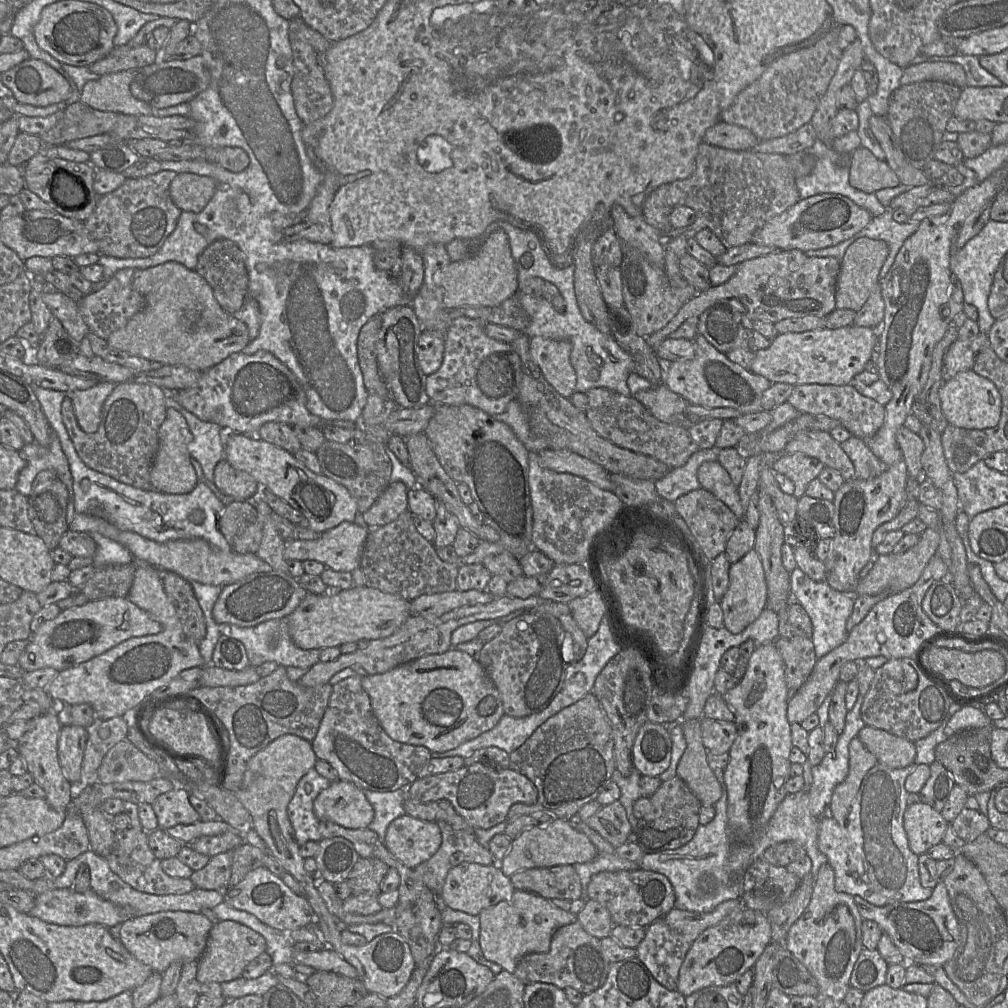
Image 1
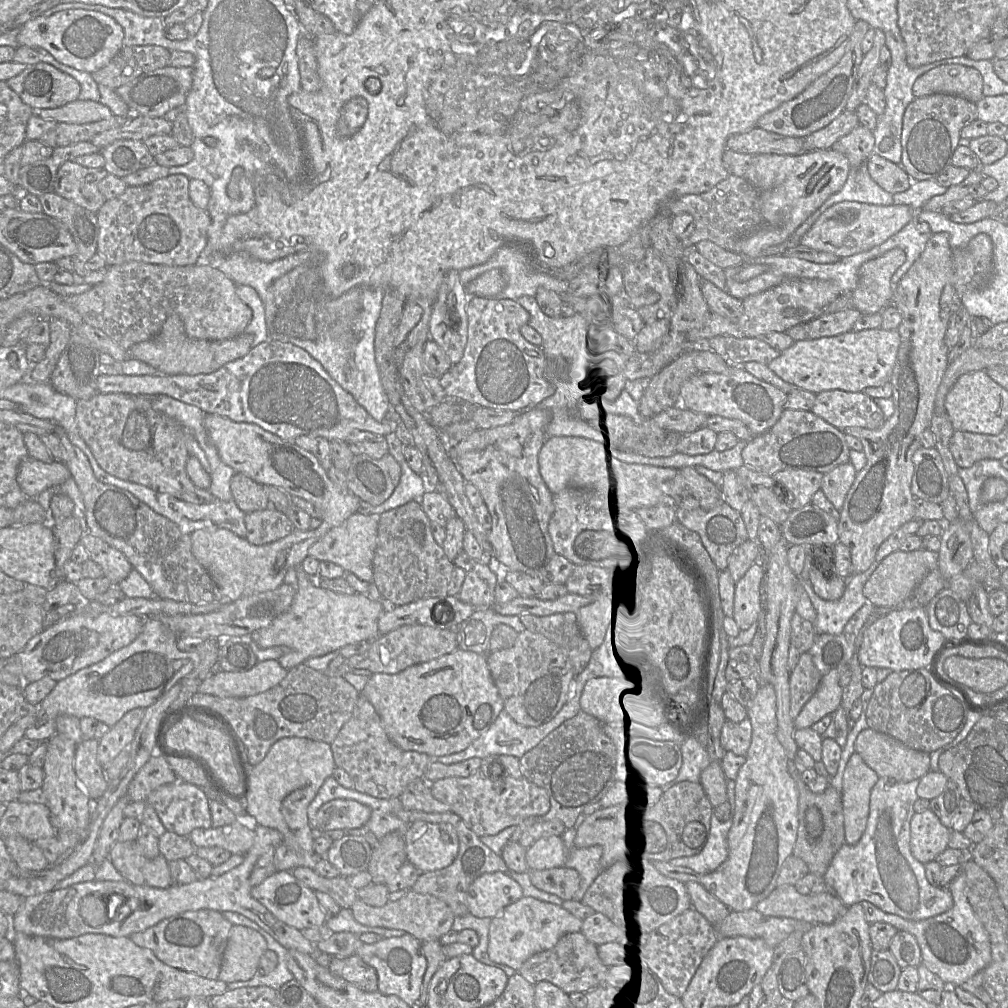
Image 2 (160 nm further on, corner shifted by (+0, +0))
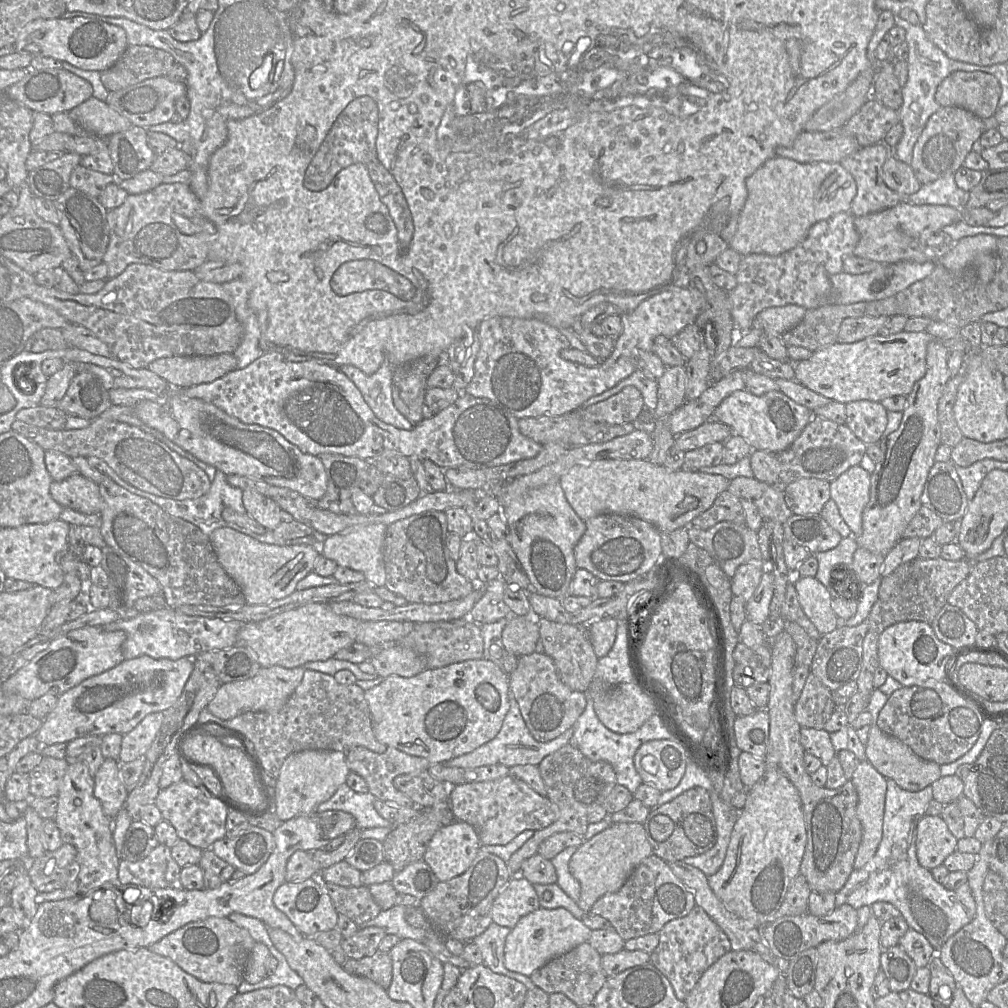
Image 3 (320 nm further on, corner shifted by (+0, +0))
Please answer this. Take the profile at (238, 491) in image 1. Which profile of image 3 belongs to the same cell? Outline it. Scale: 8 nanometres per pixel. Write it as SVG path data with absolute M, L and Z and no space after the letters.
M246 489L243 490L242 500L246 512L267 531L272 531L283 521L282 509L271 497Z

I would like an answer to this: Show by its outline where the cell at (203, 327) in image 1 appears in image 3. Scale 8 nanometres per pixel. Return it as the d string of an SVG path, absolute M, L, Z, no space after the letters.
M233 353L213 356L175 356L159 358L148 369L164 378L173 387L190 387L213 382L237 369Z

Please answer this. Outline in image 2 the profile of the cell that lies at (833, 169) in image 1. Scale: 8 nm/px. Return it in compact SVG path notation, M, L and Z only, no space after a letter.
M863 165L857 170L850 170L843 187L838 192L830 196L818 209L819 215L831 205L842 201L890 206L893 204L893 195L883 190L871 178L866 165Z

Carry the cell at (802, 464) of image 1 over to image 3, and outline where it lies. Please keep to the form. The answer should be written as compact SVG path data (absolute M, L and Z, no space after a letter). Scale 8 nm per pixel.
M799 479L789 484L784 492L787 507L794 515L820 515L824 505L831 499L830 483L820 479Z

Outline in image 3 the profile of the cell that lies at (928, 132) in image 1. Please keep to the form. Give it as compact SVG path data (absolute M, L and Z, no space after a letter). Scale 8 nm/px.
M942 106L929 118L913 147L910 166L918 181L924 185L935 182L946 175L954 174L962 167L967 154L972 151L973 144L983 131L982 118L961 107Z

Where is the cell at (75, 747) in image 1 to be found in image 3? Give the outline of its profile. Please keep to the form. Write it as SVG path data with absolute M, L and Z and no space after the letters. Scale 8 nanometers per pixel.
M106 758L94 775L94 795L110 819L114 819L125 807L129 794L119 773L120 764L117 760Z

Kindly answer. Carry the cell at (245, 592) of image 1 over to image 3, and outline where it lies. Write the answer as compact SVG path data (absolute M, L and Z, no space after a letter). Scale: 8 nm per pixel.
M171 607L162 610L140 613L128 619L119 619L106 624L107 631L124 631L126 640L122 644L124 659L129 660L142 655L154 659L178 660L182 657L194 658L212 650L228 649L237 644L237 637L244 623L237 620L223 620L196 615L186 615Z

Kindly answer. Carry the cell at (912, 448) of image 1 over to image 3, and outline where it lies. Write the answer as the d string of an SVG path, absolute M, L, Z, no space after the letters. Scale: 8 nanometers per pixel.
M951 460L933 464L924 484L921 504L944 522L954 522L964 516L969 500Z

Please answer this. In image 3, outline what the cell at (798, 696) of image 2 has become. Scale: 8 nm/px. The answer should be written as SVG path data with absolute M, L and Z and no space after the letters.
M809 672L801 695L794 703L794 717L799 726L824 729L835 708L832 692Z

